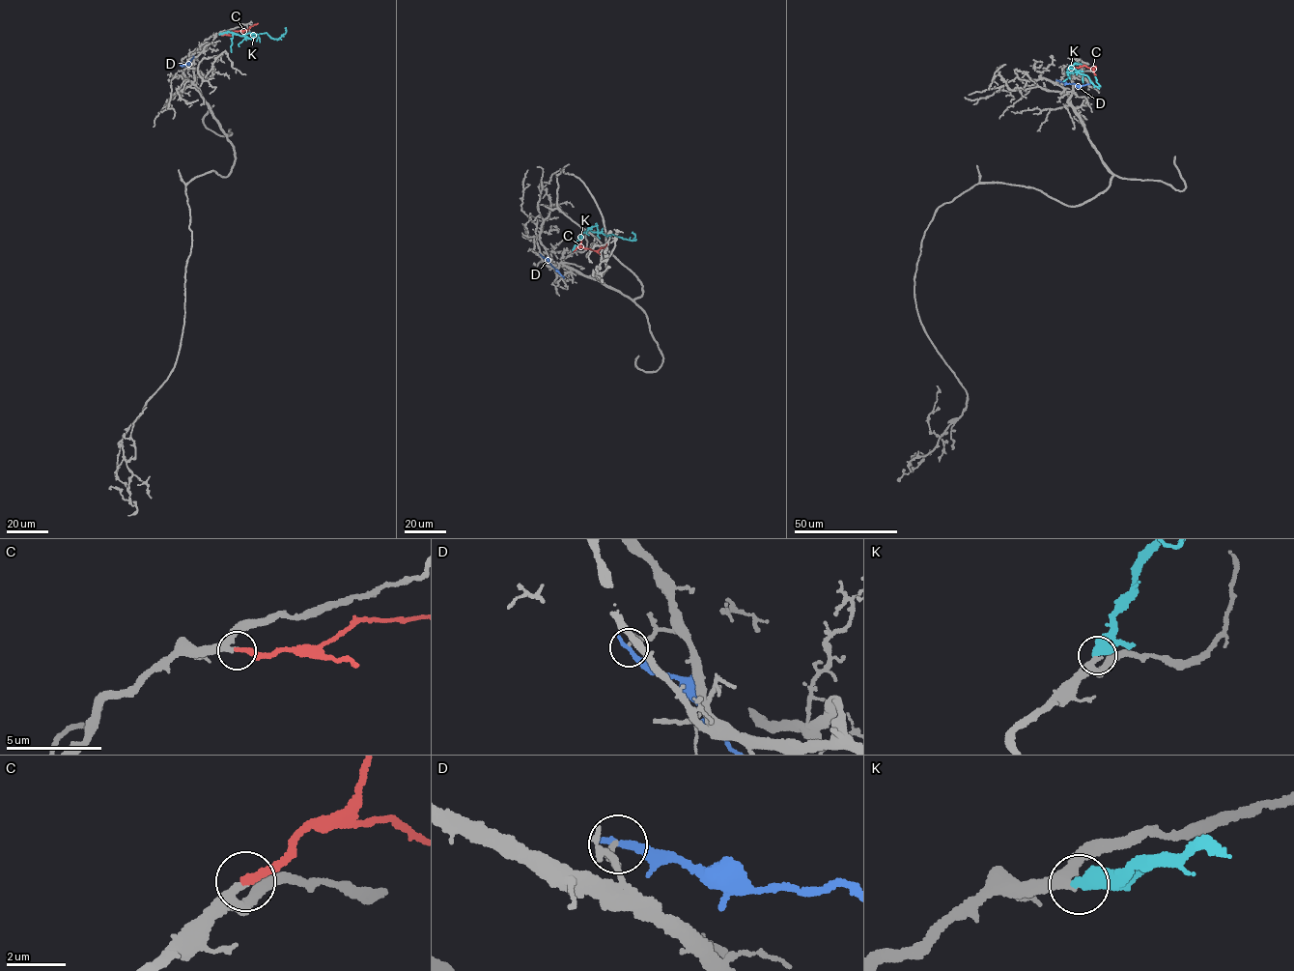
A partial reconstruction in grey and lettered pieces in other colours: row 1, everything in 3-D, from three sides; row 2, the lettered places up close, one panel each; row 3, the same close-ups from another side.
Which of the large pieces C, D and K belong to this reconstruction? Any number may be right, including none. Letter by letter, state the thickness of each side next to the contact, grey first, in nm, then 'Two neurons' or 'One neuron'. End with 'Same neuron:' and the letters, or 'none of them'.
C: Thickness 260 nm (grey) against 280 nm. One neuron
D: Thickness 200 nm (grey) against 280 nm. Two neurons
K: Thickness 300 nm (grey) against 550 nm. Two neurons
Same neuron: C

